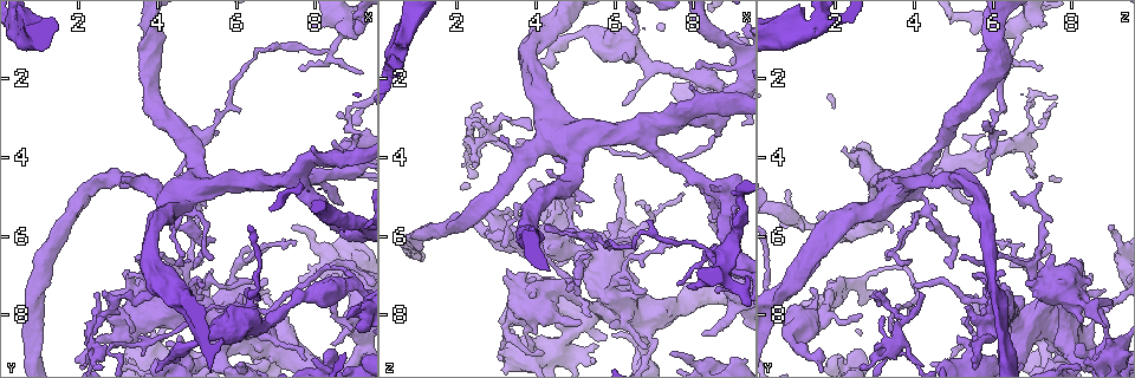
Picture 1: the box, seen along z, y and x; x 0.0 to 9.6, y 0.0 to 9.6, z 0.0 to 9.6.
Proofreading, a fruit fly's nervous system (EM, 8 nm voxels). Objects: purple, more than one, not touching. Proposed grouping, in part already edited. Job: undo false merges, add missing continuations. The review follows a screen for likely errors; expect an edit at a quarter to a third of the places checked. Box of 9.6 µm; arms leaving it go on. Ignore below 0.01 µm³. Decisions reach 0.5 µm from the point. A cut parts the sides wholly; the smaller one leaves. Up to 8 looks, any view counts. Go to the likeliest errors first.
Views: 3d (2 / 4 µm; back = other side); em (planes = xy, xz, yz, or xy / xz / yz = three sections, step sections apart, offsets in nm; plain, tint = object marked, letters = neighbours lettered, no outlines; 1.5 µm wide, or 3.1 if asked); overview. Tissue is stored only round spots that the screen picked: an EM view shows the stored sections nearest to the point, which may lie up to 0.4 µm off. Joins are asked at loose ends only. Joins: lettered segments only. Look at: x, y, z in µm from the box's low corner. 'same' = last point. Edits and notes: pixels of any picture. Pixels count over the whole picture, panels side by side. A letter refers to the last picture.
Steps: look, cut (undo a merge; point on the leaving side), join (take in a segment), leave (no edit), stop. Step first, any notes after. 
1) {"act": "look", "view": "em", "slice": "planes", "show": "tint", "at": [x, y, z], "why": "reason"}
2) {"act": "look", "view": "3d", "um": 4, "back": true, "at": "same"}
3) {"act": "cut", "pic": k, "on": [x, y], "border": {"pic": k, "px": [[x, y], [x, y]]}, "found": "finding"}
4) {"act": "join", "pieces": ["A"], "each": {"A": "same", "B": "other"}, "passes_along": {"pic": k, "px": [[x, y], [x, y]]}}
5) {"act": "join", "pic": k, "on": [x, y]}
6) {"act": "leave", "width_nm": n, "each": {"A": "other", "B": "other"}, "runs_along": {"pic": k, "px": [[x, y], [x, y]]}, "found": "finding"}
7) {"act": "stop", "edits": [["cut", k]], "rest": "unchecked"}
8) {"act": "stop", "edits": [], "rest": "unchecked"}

{"act": "look", "view": "3d", "um": 2, "at": [8.40, 1.45, 6.45], "why": "abrupt turn"}

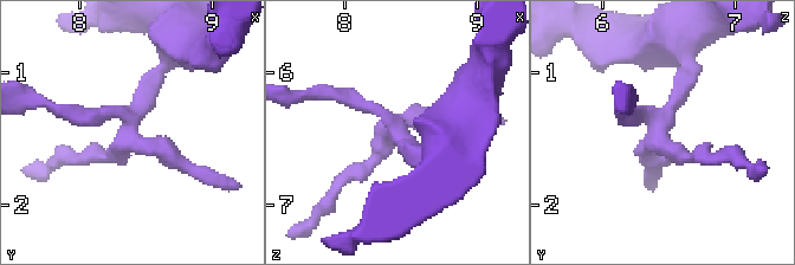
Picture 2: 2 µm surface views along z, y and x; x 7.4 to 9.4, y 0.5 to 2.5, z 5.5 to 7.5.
{"act": "look", "view": "em", "slice": "planes", "show": "tint", "at": [8.38, 1.42, 6.40]}

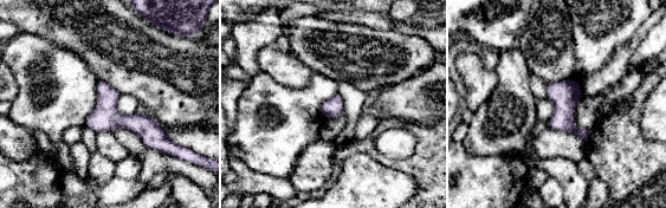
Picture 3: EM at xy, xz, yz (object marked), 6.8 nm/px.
{"act": "look", "view": "em", "slice": "planes", "show": "letters", "at": "same"}

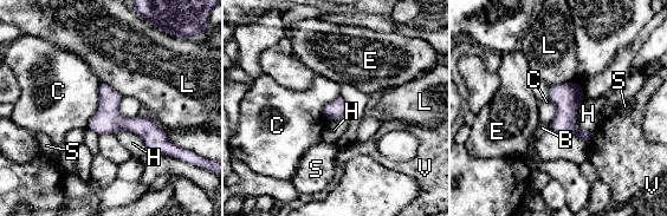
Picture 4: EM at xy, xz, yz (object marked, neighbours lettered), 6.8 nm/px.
{"act": "leave", "each": {"B": "other", "C": "other", "E": "other", "H": "other", "L": "other", "S": "other", "V": "other"}, "runs_along": {"pic": 4, "px": [[102, 85], [122, 123], [167, 146]]}, "found": "all the same neuron"}

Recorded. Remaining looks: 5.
{"act": "look", "view": "3d", "um": 4, "back": true, "at": [5.15, 4.75, 7.30], "why": "tapers out"}

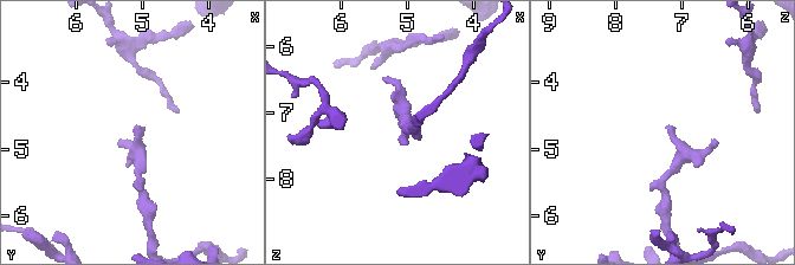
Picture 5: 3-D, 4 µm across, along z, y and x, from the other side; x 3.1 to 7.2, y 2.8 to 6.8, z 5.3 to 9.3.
{"act": "look", "view": "em", "slice": "xz", "step": 4, "show": "letters", "at": [5.15, 4.65, 7.20], "why": "need the tissue"}

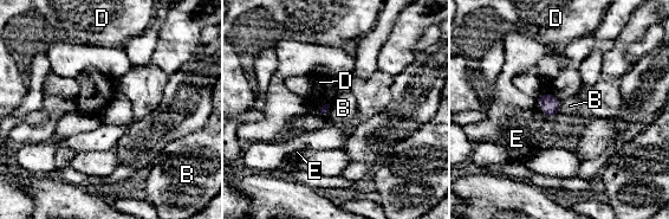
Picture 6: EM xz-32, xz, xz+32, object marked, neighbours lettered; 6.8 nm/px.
{"act": "leave", "each": {"B": "other", "D": "other", "E": "other"}, "border": {"pic": 6, "px": [[560, 100], [557, 114]]}, "found": "no lettered segment goes on from it"}

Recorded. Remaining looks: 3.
{"act": "look", "view": "3d", "um": 4, "at": [3.85, 7.35, 3.40], "why": "an open end"}

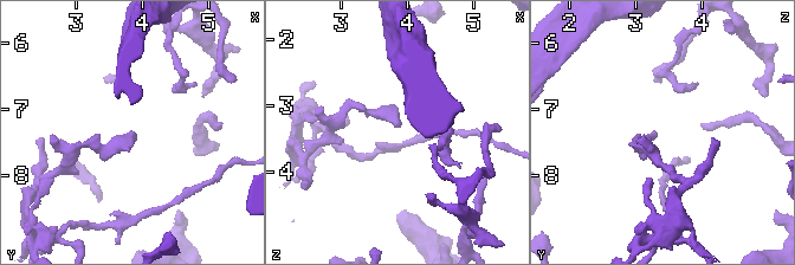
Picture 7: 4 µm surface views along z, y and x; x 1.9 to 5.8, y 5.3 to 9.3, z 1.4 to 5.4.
{"act": "look", "view": "em", "slice": "planes", "show": "letters", "at": [3.90, 7.40, 3.35], "why": "need the tissue"}

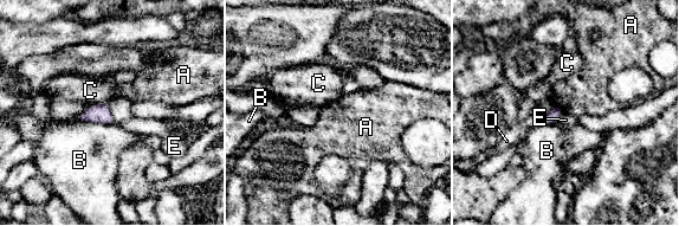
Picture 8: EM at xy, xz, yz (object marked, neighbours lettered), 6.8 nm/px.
{"act": "leave", "width_nm": 80, "each": {"A": "other", "B": "other", "C": "other", "D": "other", "E": "other"}, "border": {"pic": 8, "px": [[563, 111], [553, 123]]}, "found": "none of them fits"}

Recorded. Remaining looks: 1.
{"act": "stop", "edits": [], "rest": "unchecked"}

